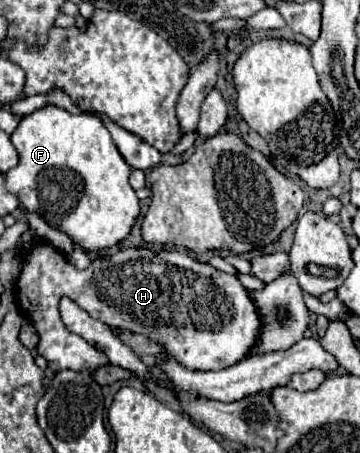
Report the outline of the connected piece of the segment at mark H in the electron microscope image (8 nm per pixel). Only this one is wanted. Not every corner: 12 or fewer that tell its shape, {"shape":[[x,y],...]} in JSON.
{"shape":[[40,240],[16,284],[48,368],[104,352],[70,296],[112,328],[224,370],[260,336],[240,280],[180,252],[122,248],[76,270]]}

